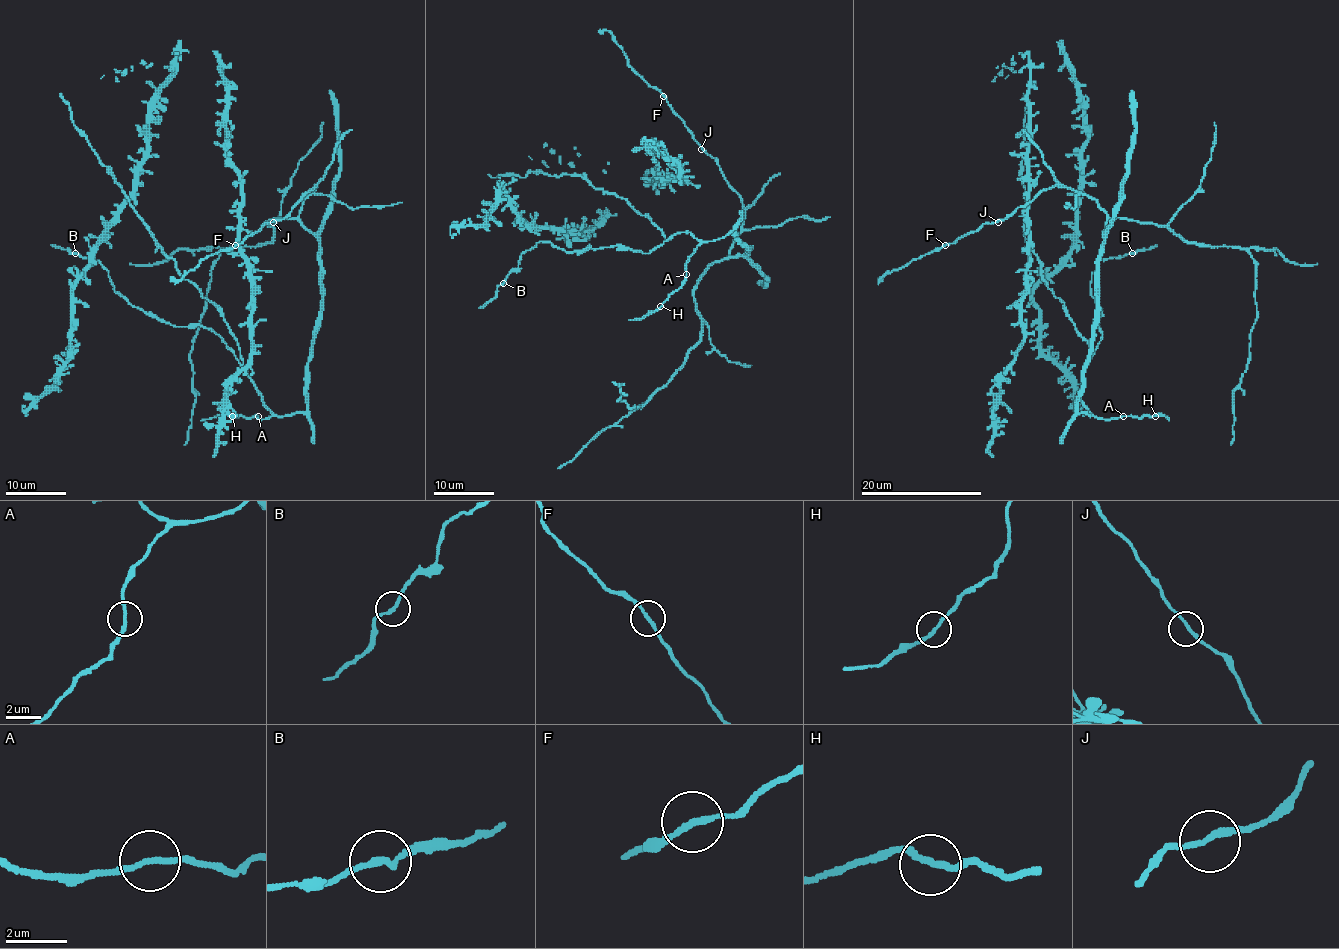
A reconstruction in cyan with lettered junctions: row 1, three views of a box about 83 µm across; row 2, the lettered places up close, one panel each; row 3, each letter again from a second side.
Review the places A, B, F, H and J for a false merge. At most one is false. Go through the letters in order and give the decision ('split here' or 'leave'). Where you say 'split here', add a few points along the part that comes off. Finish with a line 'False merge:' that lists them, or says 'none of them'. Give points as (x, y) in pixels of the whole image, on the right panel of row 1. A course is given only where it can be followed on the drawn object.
A: leave
B: leave
F: leave
H: leave
J: leave
False merge: none of them

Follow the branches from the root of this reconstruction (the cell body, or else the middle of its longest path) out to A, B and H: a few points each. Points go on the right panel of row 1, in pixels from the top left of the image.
A: (1078, 410), (1104, 419), (1123, 416)
B: (1078, 410), (1090, 416), (1081, 379), (1102, 337), (1091, 273), (1101, 260), (1132, 252)
H: (1078, 410), (1104, 419), (1155, 416)

